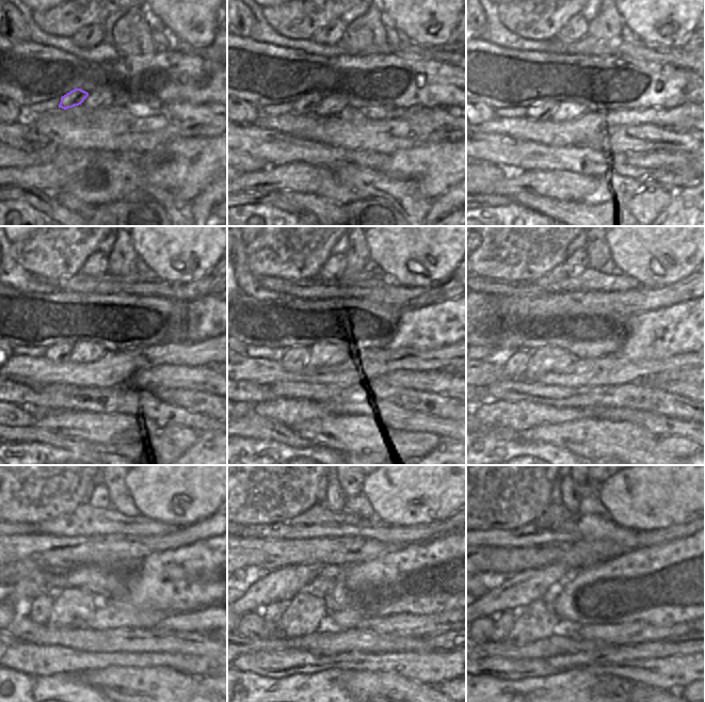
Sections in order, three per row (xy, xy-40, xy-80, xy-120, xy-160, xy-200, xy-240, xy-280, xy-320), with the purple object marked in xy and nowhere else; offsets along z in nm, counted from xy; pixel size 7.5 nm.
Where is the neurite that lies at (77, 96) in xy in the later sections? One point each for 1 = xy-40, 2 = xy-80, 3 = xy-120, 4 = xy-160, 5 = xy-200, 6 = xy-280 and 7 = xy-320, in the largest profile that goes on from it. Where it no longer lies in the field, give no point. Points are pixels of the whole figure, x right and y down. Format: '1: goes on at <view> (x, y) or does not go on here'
1: goes on at xy-40 (307, 105)
2: goes on at xy-80 (543, 111)
3: goes on at xy-120 (61, 352)
4: goes on at xy-160 (295, 353)
5: goes on at xy-200 (515, 368)
6: goes on at xy-280 (272, 613)
7: goes on at xy-320 (505, 621)

